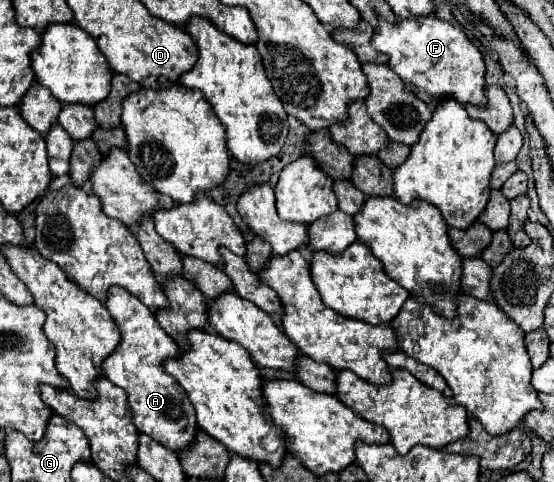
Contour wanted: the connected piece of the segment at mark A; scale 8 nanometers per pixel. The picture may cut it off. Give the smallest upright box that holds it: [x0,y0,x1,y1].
[102,286,198,450]

